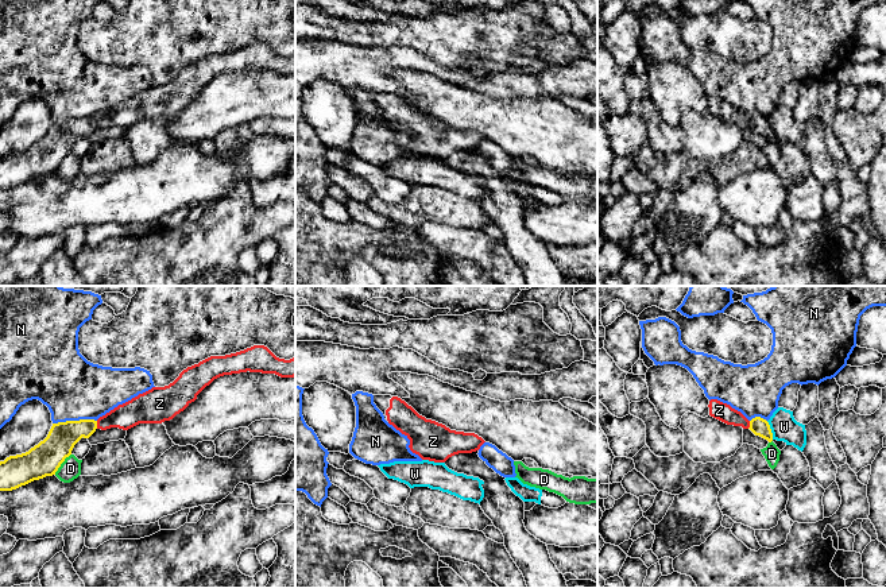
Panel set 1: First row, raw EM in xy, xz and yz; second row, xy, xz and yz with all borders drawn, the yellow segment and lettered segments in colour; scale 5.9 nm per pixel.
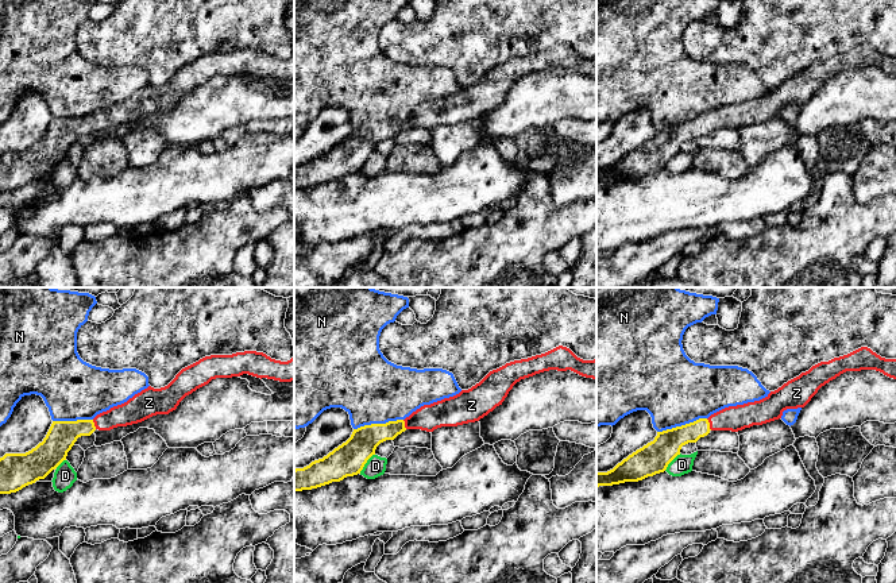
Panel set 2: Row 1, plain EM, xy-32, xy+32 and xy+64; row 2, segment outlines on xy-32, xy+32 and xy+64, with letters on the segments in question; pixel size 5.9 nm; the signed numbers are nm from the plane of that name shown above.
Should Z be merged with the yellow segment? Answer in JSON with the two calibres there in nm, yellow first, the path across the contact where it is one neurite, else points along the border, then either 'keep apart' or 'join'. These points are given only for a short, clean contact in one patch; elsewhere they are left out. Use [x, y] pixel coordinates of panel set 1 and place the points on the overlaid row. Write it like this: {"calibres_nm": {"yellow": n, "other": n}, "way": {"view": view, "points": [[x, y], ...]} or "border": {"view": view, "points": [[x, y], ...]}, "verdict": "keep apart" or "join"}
{"calibres_nm": {"yellow": 170, "other": 150}, "way": {"view": "xy", "points": [[62, 437], [73, 430], [96, 425], [135, 412]]}, "verdict": "join"}

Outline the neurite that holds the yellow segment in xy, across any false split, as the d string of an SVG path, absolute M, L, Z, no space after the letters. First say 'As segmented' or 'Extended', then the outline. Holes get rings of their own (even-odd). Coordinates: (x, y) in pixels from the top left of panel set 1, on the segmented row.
Extended. M254 345L244 351L225 356L210 356L198 364L183 370L179 376L169 386L152 387L151 390L139 394L131 401L119 405L105 415L100 417L97 421L80 419L53 423L47 437L38 445L26 453L9 456L4 461L0 461L0 491L12 491L34 480L55 475L65 459L71 454L74 445L82 437L89 438L97 429L107 430L111 428L119 428L128 430L139 423L162 423L165 421L170 421L177 414L183 411L191 402L194 402L197 395L214 379L224 375L247 371L275 374L280 378L294 378L295 356L290 360L279 359L264 345Z

